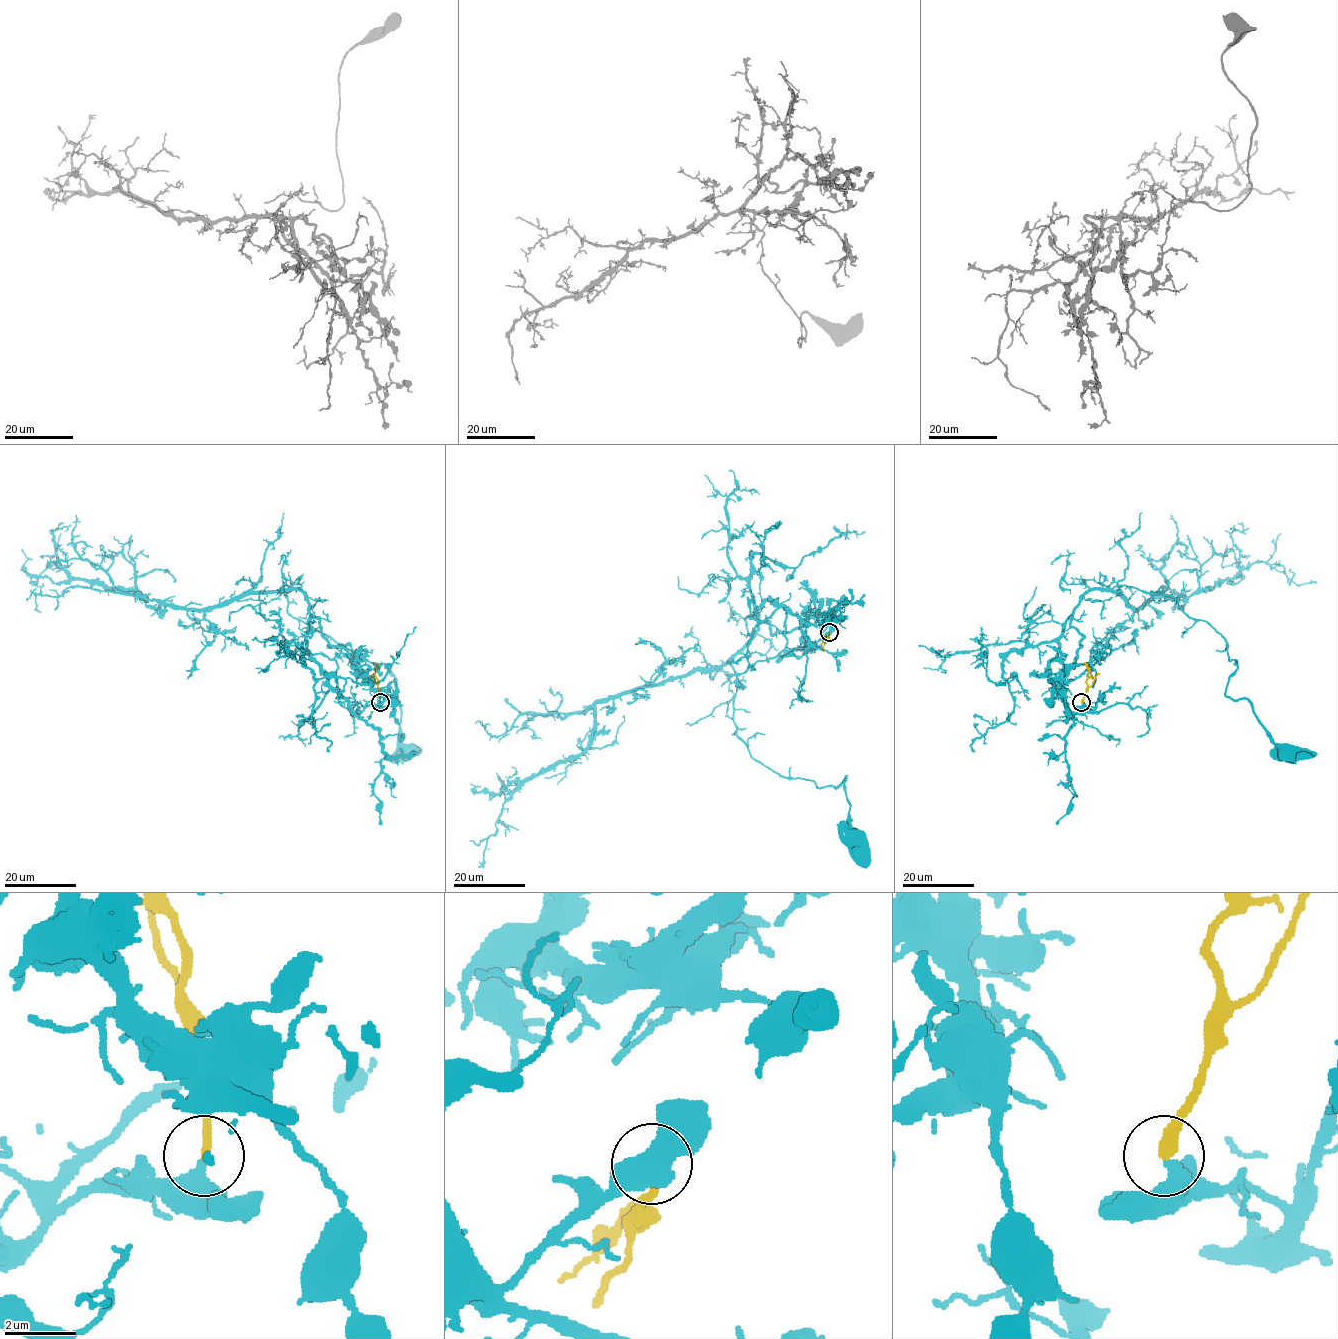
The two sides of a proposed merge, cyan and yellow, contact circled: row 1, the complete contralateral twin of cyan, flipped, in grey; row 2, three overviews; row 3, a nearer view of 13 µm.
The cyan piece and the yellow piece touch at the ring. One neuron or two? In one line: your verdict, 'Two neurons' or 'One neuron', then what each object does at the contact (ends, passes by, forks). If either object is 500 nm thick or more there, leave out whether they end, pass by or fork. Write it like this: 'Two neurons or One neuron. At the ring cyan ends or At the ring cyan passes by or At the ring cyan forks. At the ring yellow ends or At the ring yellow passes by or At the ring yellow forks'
One neuron. At the ring cyan ends. At the ring yellow ends

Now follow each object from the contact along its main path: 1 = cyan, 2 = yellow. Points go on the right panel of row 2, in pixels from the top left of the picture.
1: (1082, 703), (1093, 709), (1067, 708), (1049, 662), (1081, 598), (1169, 594), (1226, 641), (1225, 695), (1286, 751)
2: (1082, 702), (1089, 674), (1085, 662)

